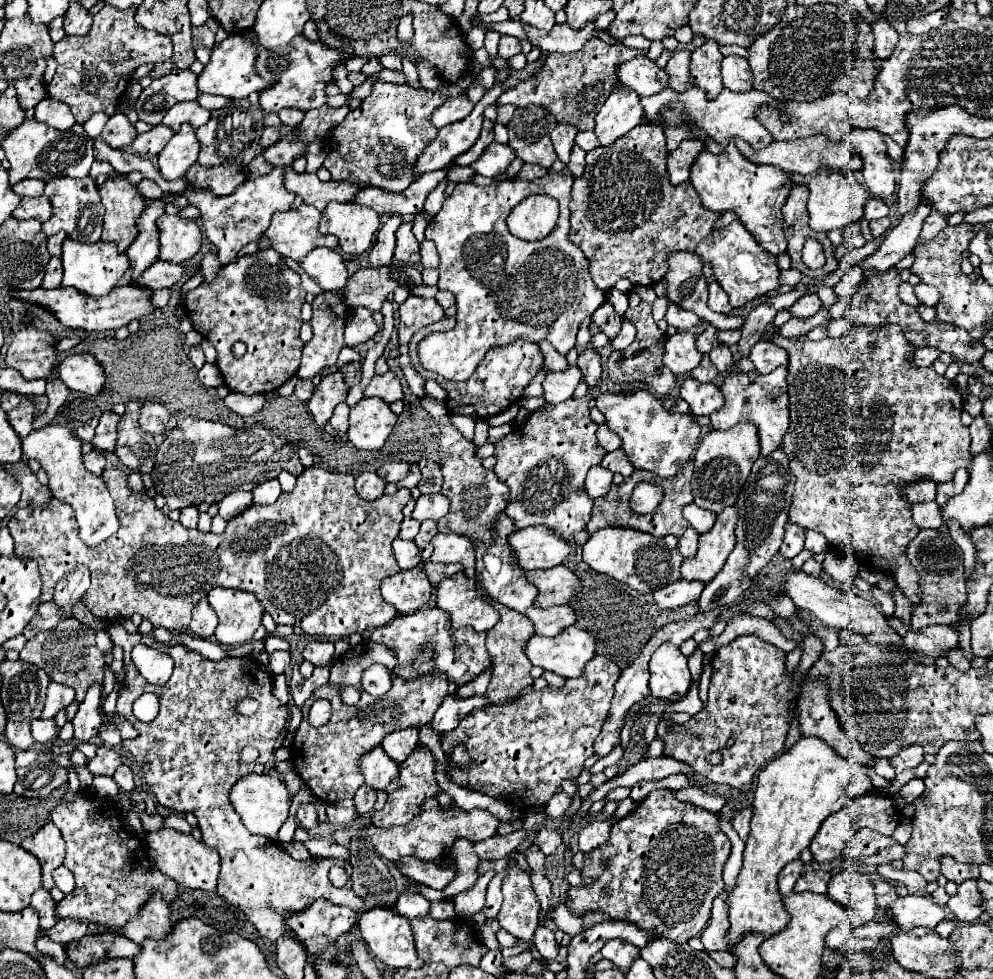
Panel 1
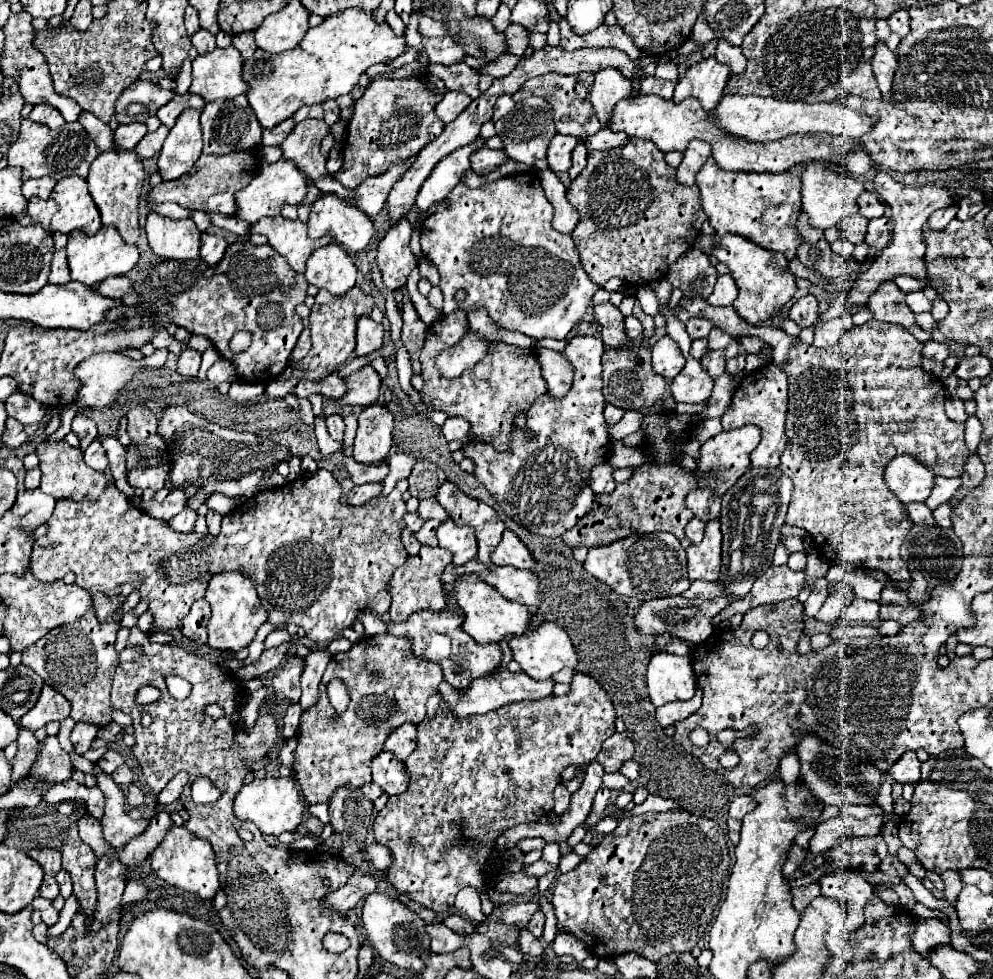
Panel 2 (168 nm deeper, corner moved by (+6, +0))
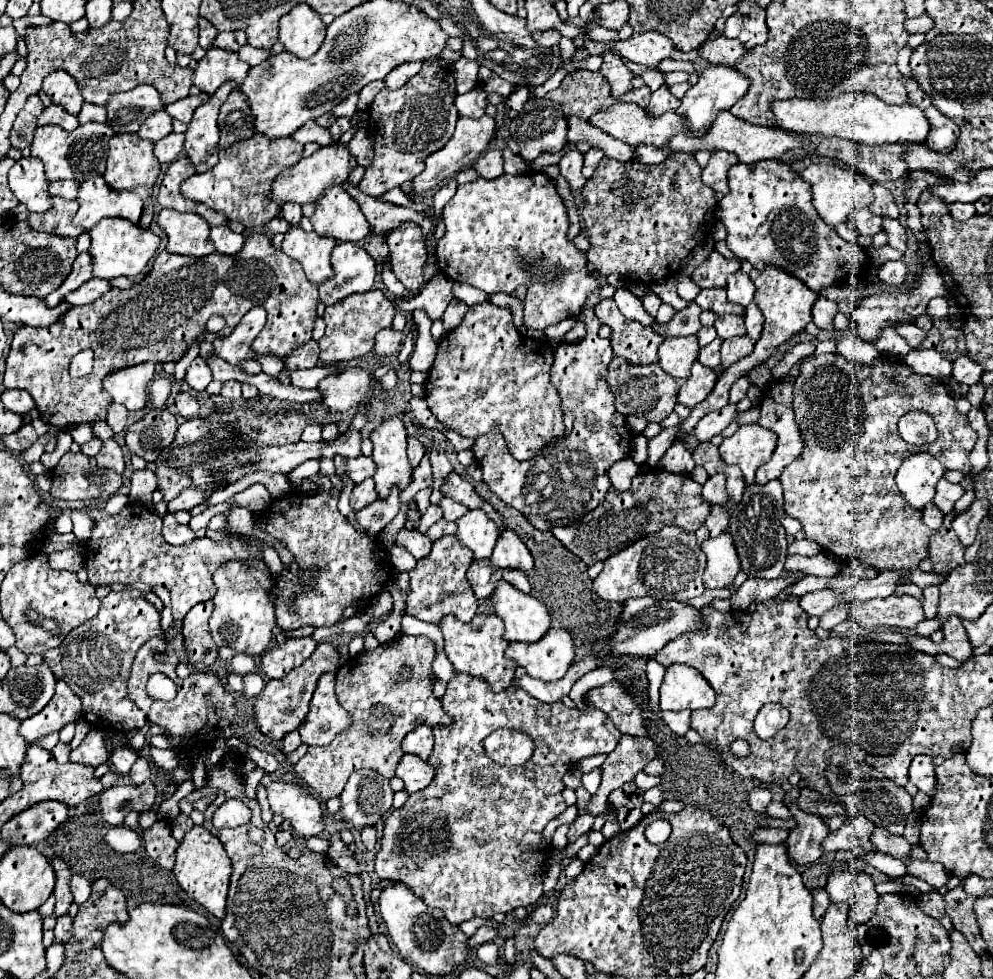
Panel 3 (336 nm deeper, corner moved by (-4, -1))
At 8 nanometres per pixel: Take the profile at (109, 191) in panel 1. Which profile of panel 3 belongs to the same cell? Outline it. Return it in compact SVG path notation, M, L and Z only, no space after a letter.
M126 133L126 135L114 135L110 139L110 151L108 151L108 161L106 161L106 173L104 179L112 189L130 189L134 193L140 193L144 199L144 213L142 213L142 221L138 223L138 227L148 229L150 221L152 221L152 191L154 185L158 181L160 175L160 161L154 157L154 143L148 139L142 139L134 133Z

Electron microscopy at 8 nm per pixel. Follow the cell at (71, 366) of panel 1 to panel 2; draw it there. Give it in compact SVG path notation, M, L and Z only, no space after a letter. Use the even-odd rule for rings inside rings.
M166 348L157 349L149 357L144 357L144 360L132 360L132 358L126 358L118 352L100 352L100 354L92 354L90 358L82 360L72 372L74 376L80 380L80 390L76 392L76 404L86 404L86 406L92 406L92 408L102 408L102 406L110 406L116 396L120 394L120 390L132 380L134 372L138 368L162 367L167 359L169 351ZM162 358L162 360L160 360Z

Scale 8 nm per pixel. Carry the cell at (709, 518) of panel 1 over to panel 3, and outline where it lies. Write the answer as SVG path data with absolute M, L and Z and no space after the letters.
M718 473L718 475L712 475L706 485L704 485L704 491L702 495L706 497L706 501L710 501L710 505L726 505L730 507L730 497L726 493L726 475L724 473Z

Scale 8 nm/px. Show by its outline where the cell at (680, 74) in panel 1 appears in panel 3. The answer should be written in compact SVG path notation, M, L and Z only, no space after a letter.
M662 85L658 91L652 93L650 97L650 103L646 107L646 115L648 117L660 117L664 115L666 111L676 111L680 105L680 99L676 99L666 85Z

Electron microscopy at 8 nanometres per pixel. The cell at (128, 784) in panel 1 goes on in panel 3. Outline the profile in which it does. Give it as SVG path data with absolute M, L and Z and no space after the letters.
M138 757L136 763L132 765L132 771L130 771L128 779L130 779L132 783L140 785L140 783L144 783L148 777L150 777L150 765L148 765L148 759L146 759L146 757Z

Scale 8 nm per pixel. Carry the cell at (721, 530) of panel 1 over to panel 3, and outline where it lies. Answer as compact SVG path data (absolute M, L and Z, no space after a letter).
M722 533L718 537L710 537L702 543L702 551L708 557L708 565L704 569L704 585L708 589L728 589L734 585L734 579L740 571L740 559L734 549L734 541L730 533Z

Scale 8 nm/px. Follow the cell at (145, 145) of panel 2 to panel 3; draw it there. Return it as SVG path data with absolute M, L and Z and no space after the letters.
M170 133L168 137L160 139L154 147L154 155L160 163L172 163L178 159L184 147L184 135L182 133Z

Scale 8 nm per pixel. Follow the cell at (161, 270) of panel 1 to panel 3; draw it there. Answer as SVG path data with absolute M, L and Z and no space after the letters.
M94 277L94 279L90 279L90 281L86 281L84 285L80 285L74 293L68 293L62 301L68 303L70 307L86 305L86 303L92 303L92 301L100 299L106 291L110 291L110 283Z

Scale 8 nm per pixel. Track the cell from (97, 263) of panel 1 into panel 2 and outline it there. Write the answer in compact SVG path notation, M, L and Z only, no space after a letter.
M112 226L100 228L94 236L84 236L82 232L68 234L66 252L68 252L70 278L88 286L98 284L108 276L124 276L138 262L138 248L124 244L122 236Z

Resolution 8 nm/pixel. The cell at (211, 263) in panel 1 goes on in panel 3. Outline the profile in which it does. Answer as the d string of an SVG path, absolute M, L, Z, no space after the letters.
M228 225L214 227L210 231L210 239L214 241L216 251L222 253L222 255L236 255L242 249L242 245L244 245L244 235L234 233Z

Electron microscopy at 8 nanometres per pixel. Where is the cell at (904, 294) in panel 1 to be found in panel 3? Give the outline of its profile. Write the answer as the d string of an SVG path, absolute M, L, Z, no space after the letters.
M944 295L944 297L936 297L934 301L930 301L928 305L928 315L934 315L934 317L946 317L948 315L948 307L950 307L950 297Z

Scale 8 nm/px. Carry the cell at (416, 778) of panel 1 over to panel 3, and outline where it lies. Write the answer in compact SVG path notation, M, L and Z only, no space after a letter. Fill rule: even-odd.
M454 671L454 677L448 681L442 707L446 715L450 715L452 723L436 725L432 729L436 743L428 763L436 769L436 777L426 789L410 795L404 807L388 813L380 851L374 859L374 871L380 879L402 881L432 907L444 909L450 923L460 925L472 917L490 919L494 913L510 913L520 905L528 907L542 897L544 863L552 853L552 845L544 841L542 831L550 819L564 813L568 807L562 799L562 791L566 787L562 777L582 757L612 753L620 739L620 731L602 711L594 709L592 705L588 705L588 709L582 713L580 709L568 709L562 701L536 701L518 687L508 687L502 693L494 693L484 679L458 671ZM500 727L518 729L532 735L536 751L526 765L502 767L486 757L480 743Z

